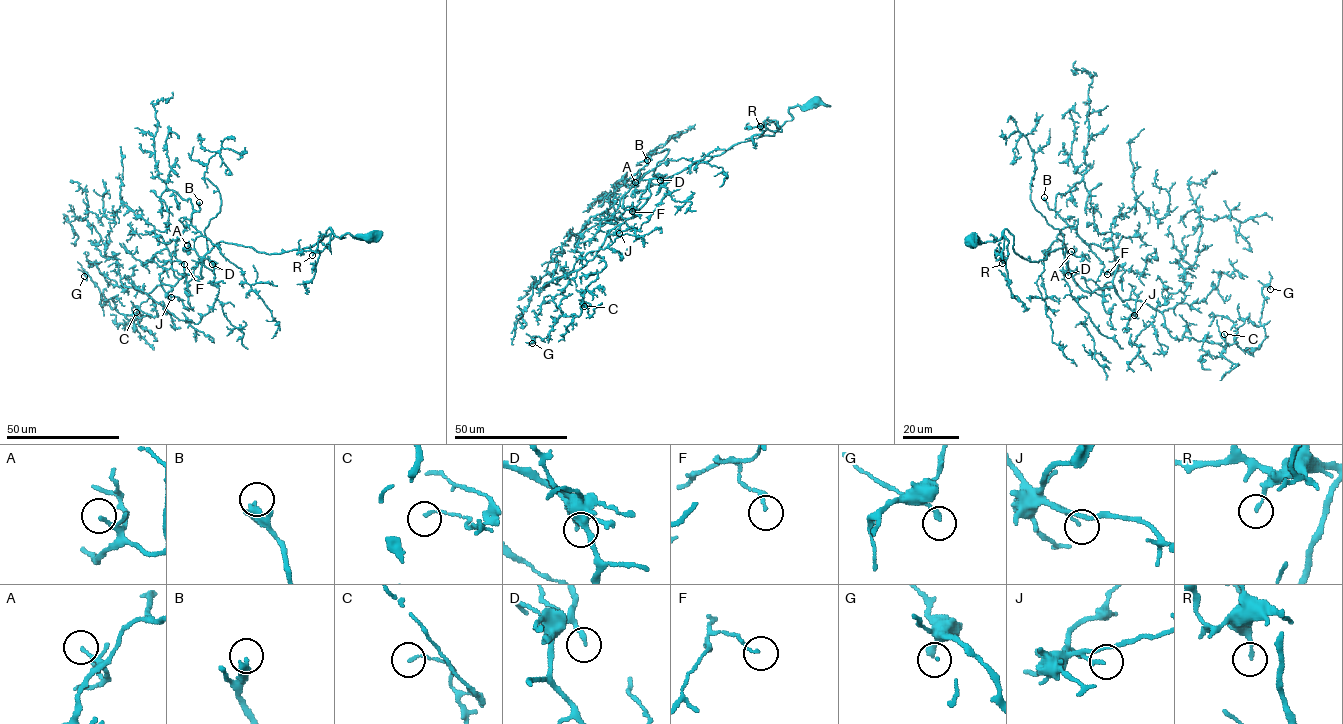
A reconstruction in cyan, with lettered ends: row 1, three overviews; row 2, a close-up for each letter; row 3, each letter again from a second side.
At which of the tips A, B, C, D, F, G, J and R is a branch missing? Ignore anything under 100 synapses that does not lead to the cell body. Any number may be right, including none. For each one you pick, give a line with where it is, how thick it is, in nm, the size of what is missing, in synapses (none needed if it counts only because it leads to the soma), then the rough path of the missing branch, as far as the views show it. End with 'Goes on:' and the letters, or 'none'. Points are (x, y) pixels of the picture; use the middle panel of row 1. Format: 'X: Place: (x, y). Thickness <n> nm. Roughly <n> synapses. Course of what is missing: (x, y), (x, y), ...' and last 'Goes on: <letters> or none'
B: Place: (647, 160). Thickness 200 nm. Roughly 200 synapses. Course of what is missing: (647, 160), (652, 162), (678, 140), (697, 136), (707, 125), (713, 129)
Goes on: B

